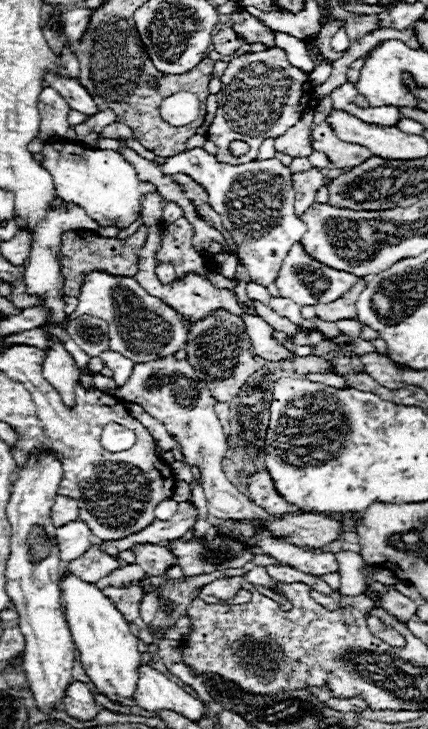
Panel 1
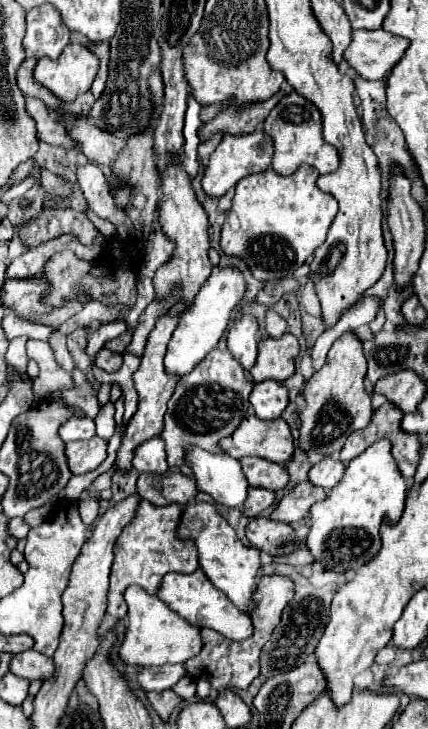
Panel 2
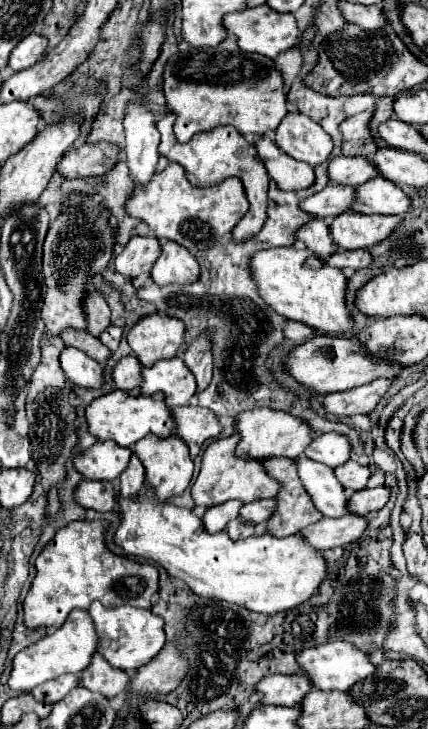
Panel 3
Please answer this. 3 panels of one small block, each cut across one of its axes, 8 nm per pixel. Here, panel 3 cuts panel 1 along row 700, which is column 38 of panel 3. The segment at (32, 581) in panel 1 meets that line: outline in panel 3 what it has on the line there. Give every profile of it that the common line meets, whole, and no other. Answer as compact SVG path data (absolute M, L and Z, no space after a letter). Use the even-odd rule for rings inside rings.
M28 34L16 48L14 48L14 54L10 54L10 68L14 72L20 72L28 66L34 66L42 56L44 56L44 50L46 50L48 42L46 38L38 36L38 34Z

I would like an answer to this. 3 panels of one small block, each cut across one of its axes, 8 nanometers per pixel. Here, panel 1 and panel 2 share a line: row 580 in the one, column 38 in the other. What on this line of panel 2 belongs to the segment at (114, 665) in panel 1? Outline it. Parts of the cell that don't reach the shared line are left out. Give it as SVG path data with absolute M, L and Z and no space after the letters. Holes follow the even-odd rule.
M68 44L60 58L40 58L34 68L34 80L48 88L58 100L74 102L76 96L90 90L98 72L98 58L82 44Z

